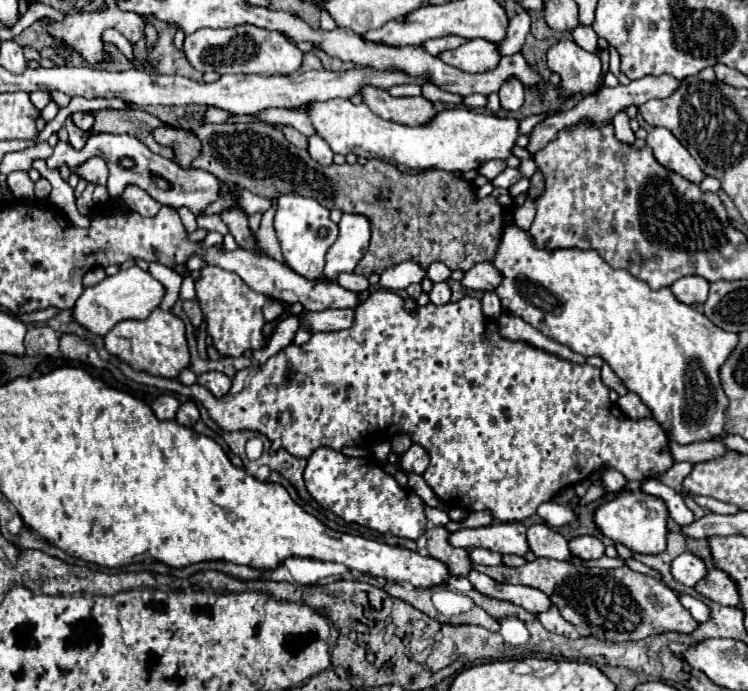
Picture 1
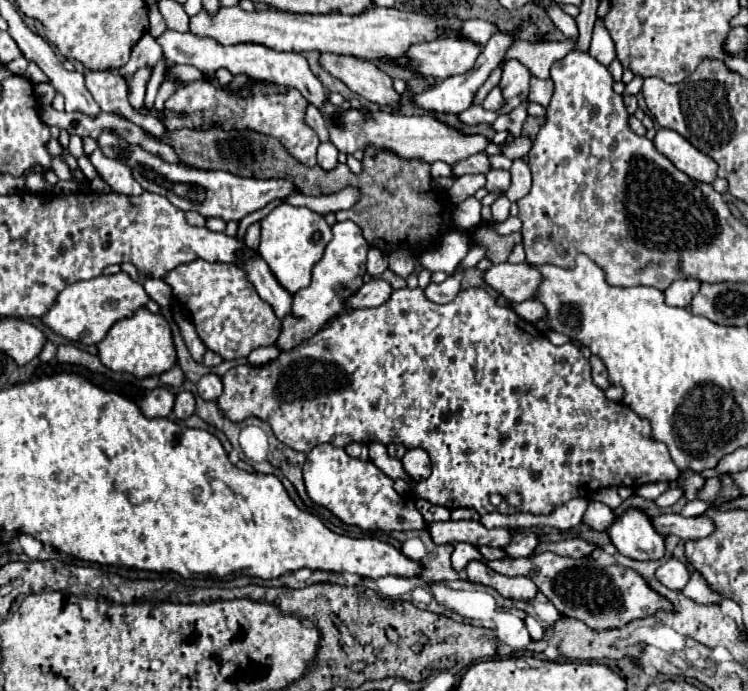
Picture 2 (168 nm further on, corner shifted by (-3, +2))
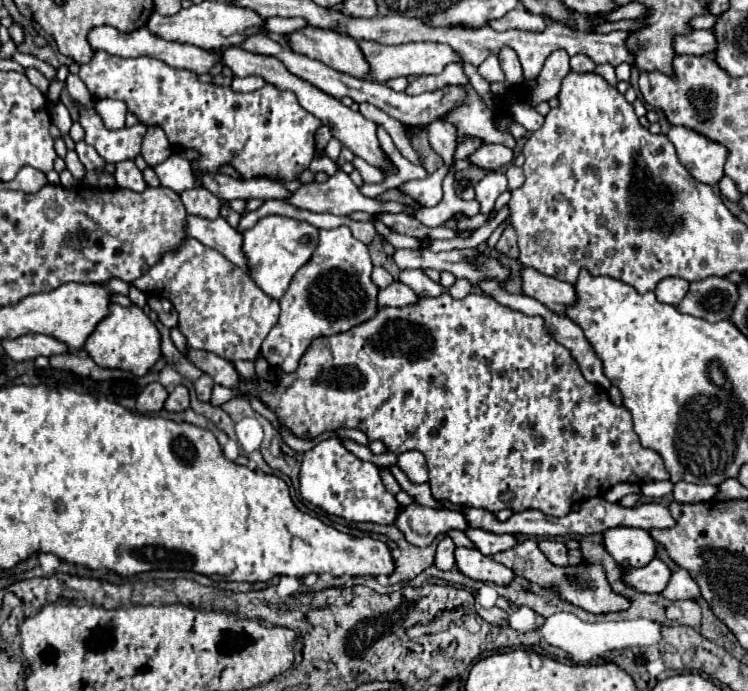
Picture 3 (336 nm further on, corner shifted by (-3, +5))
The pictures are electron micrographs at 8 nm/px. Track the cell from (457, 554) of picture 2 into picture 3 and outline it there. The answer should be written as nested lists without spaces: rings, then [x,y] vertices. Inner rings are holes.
[[[444,536],[444,540],[438,544],[438,552],[436,552],[436,566],[440,570],[452,570],[454,568],[454,564],[456,564],[454,550],[456,550],[456,544],[452,542],[452,538]]]

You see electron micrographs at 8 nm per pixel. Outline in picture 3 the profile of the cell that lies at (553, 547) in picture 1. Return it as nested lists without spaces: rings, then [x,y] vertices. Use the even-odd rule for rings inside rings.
[[[470,528],[466,530],[468,538],[472,538],[472,542],[476,542],[476,548],[484,554],[484,556],[494,556],[496,552],[504,552],[504,550],[510,550],[518,544],[516,536],[514,534],[492,534],[492,532],[486,532],[486,530],[480,530],[480,528]]]

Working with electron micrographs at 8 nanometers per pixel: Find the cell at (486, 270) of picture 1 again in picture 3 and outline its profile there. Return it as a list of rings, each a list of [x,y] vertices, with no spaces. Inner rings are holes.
[[[522,266],[520,278],[522,278],[522,292],[530,298],[540,300],[544,306],[554,310],[556,314],[564,314],[566,306],[576,302],[572,284],[540,274],[536,268]]]

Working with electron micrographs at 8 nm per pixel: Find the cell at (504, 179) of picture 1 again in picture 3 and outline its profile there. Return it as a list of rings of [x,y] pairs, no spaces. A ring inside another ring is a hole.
[[[490,172],[486,174],[476,186],[476,200],[480,202],[480,212],[492,212],[496,198],[506,192],[506,176],[502,172]]]

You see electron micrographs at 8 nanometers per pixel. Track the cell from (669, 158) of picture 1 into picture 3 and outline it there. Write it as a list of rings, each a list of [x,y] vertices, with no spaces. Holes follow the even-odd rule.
[[[672,126],[668,130],[668,140],[676,146],[678,160],[682,166],[704,184],[718,184],[724,176],[722,168],[728,156],[728,150],[722,144],[716,144],[684,126]]]

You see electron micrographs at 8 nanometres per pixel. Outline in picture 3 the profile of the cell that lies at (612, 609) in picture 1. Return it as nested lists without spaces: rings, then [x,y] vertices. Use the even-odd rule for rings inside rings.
[[[526,540],[526,542],[520,542],[512,550],[498,552],[498,554],[492,556],[492,560],[504,564],[516,576],[522,576],[522,578],[530,580],[532,584],[538,584],[542,588],[554,588],[564,602],[570,602],[570,604],[574,604],[574,606],[578,606],[578,608],[582,608],[586,612],[592,612],[592,614],[622,612],[622,610],[628,610],[630,604],[632,604],[630,598],[626,598],[622,594],[616,594],[612,590],[604,566],[600,566],[600,564],[586,564],[586,562],[576,564],[576,566],[556,566],[556,564],[552,564],[544,556],[544,552],[538,548],[538,544],[534,540]]]

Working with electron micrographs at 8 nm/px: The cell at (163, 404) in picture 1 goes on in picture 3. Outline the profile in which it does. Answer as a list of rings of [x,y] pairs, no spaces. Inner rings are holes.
[[[152,382],[148,384],[140,396],[138,396],[138,402],[136,402],[136,408],[138,412],[160,412],[164,408],[164,402],[168,398],[168,392],[166,388],[160,384],[160,382]]]

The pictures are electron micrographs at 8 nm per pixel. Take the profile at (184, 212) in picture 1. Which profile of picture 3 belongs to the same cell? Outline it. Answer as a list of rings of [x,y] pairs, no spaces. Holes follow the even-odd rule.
[[[192,188],[192,190],[184,190],[180,194],[186,210],[190,216],[198,216],[198,218],[218,218],[220,216],[220,200],[206,188]]]

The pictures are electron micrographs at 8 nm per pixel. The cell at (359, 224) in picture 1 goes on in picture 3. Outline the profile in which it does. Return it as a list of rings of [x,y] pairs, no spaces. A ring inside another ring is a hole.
[[[348,226],[320,230],[320,242],[310,262],[304,264],[292,278],[288,292],[280,298],[280,320],[270,330],[262,344],[262,354],[270,366],[280,366],[284,372],[296,370],[304,350],[312,338],[332,336],[340,330],[366,322],[376,314],[376,290],[370,280],[372,262],[368,246],[356,240]]]

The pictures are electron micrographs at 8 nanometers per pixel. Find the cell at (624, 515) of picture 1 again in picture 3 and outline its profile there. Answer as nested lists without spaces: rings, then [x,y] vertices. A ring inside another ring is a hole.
[[[618,526],[604,532],[604,546],[626,570],[646,566],[656,556],[656,542],[644,528]]]

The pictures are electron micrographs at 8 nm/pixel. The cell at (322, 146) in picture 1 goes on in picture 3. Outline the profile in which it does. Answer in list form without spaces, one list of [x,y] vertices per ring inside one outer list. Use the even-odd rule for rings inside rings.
[[[320,154],[312,160],[312,166],[310,166],[312,172],[326,172],[328,176],[336,174],[336,164],[326,156],[326,154]]]

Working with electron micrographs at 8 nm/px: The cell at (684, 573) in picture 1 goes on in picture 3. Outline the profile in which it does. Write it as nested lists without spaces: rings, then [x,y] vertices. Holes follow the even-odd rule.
[[[654,558],[650,564],[642,568],[630,568],[624,580],[636,590],[652,594],[652,592],[662,592],[668,586],[670,576],[672,576],[670,568],[660,558]]]

